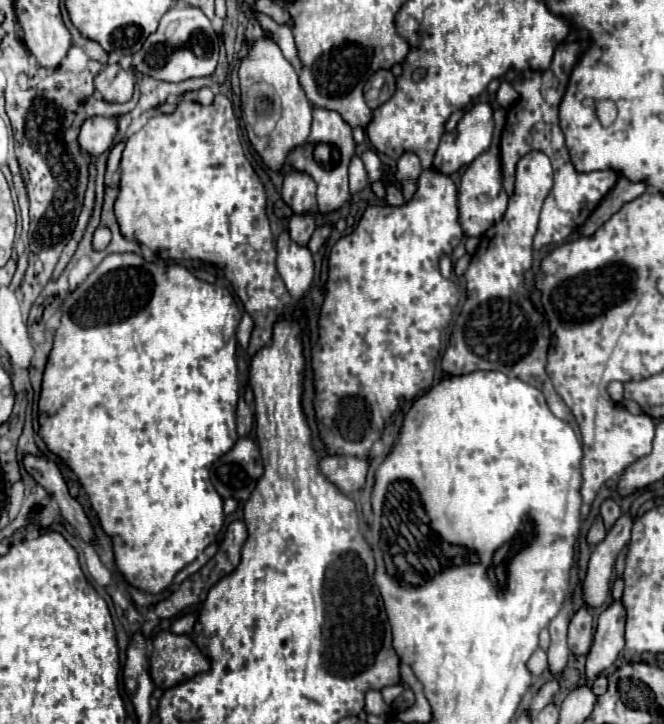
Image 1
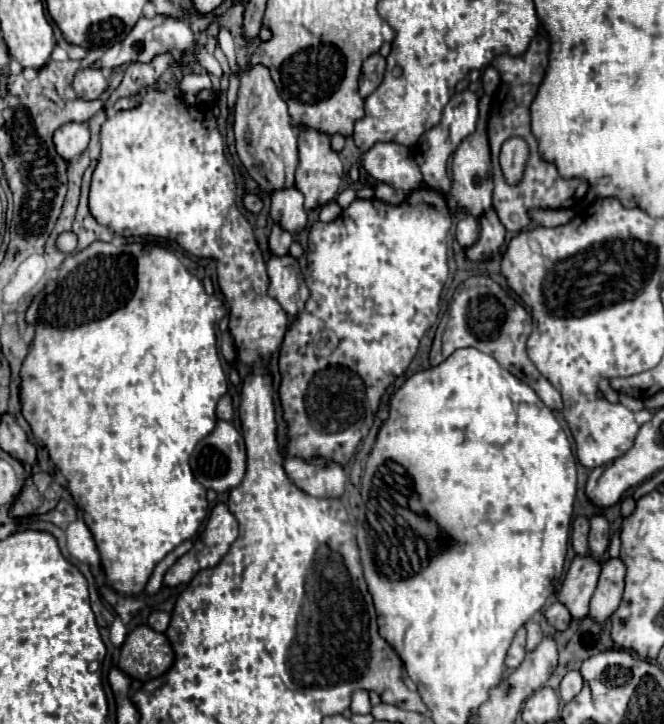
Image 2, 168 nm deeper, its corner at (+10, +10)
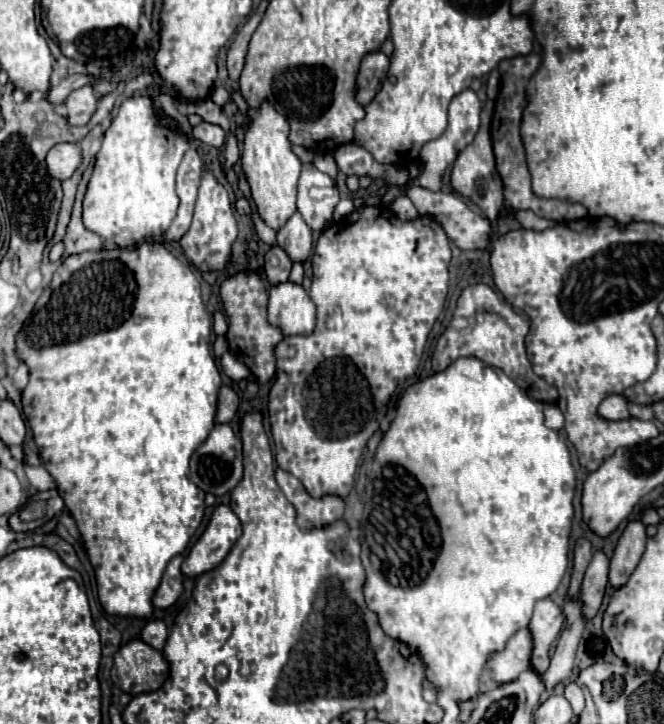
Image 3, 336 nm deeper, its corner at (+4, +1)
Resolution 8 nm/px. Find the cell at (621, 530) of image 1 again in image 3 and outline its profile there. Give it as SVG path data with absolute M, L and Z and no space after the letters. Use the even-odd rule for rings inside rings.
M570 600L564 604L564 614L566 614L566 626L558 638L554 656L550 658L550 666L548 670L542 674L542 682L546 686L546 690L554 690L556 684L564 682L570 678L572 674L572 666L574 666L574 654L578 648L578 642L582 638L584 632L584 618L582 618L582 604L578 600Z

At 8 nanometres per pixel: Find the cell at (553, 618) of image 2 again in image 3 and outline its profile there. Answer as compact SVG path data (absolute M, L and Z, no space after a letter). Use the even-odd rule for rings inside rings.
M544 598L544 600L536 602L534 616L532 616L530 626L528 626L530 632L532 632L532 638L534 638L530 666L540 674L550 664L548 650L550 650L550 644L560 634L562 624L564 624L564 616L562 616L560 606L556 606L550 598Z

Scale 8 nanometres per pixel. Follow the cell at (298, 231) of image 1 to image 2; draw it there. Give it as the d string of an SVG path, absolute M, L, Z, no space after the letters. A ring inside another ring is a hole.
M278 223L272 227L270 233L270 253L288 253L288 247L292 243L292 233L282 229Z

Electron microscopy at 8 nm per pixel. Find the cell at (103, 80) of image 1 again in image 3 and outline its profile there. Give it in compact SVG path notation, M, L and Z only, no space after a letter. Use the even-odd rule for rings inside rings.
M82 86L78 90L72 90L66 98L66 108L68 108L68 124L70 126L84 126L88 124L90 116L96 110L100 96L92 90L92 86Z

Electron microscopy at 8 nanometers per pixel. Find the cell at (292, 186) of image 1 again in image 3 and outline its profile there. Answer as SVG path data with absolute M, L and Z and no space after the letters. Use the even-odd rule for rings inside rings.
M296 212L278 230L278 246L288 254L292 262L304 262L312 252L312 230Z

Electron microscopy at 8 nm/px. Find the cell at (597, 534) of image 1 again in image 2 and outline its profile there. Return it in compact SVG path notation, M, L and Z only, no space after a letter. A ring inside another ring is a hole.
M584 515L576 517L572 523L572 547L574 547L576 555L588 553L588 531L590 531L588 517L584 517Z

